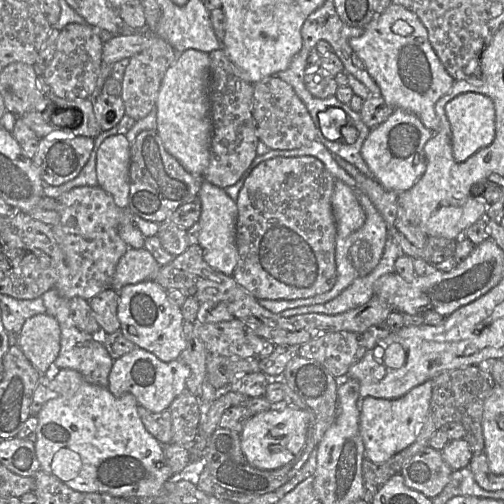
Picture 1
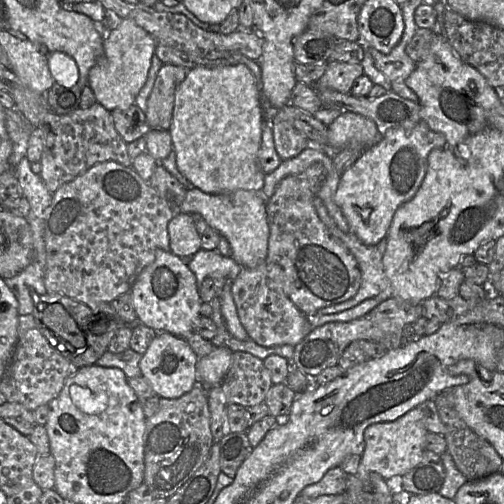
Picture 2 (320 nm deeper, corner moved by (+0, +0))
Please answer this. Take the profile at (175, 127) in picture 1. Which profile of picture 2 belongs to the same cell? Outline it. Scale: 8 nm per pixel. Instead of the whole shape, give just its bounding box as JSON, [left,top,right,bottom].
[169,64,266,194]

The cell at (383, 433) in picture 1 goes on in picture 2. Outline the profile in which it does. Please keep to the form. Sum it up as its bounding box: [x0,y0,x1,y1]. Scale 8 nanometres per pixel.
[357,406,427,484]

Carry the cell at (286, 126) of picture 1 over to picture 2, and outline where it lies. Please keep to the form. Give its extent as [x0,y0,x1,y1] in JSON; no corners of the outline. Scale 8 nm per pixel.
[271,121,309,160]

